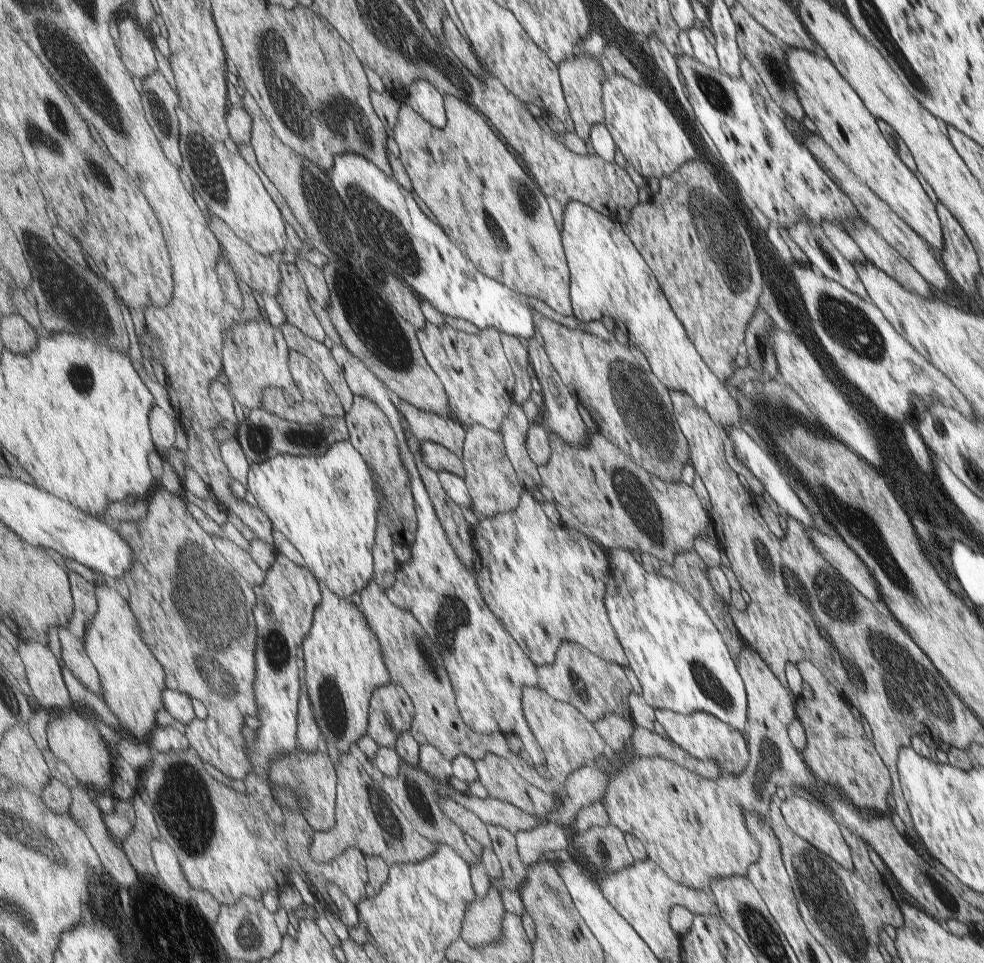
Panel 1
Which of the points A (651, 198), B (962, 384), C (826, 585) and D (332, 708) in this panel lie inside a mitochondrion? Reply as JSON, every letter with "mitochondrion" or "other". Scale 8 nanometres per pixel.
{"A":"other","B":"other","C":"mitochondrion","D":"mitochondrion"}

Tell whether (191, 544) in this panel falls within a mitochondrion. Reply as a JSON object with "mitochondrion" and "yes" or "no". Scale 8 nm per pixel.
{"mitochondrion":"yes"}

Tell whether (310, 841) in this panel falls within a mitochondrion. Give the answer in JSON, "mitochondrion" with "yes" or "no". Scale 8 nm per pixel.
{"mitochondrion":"no"}

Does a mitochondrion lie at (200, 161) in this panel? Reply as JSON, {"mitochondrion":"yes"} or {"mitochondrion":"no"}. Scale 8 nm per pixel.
{"mitochondrion":"yes"}

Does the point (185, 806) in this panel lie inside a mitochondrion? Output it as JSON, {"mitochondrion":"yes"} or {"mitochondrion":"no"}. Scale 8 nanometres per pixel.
{"mitochondrion":"yes"}

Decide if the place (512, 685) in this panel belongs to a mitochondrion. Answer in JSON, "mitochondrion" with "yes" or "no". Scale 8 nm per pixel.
{"mitochondrion":"no"}

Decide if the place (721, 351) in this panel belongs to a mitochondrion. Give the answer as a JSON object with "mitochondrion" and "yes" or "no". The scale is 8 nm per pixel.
{"mitochondrion":"no"}

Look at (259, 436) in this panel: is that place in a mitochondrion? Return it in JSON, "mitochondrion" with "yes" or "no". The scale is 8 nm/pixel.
{"mitochondrion":"yes"}

